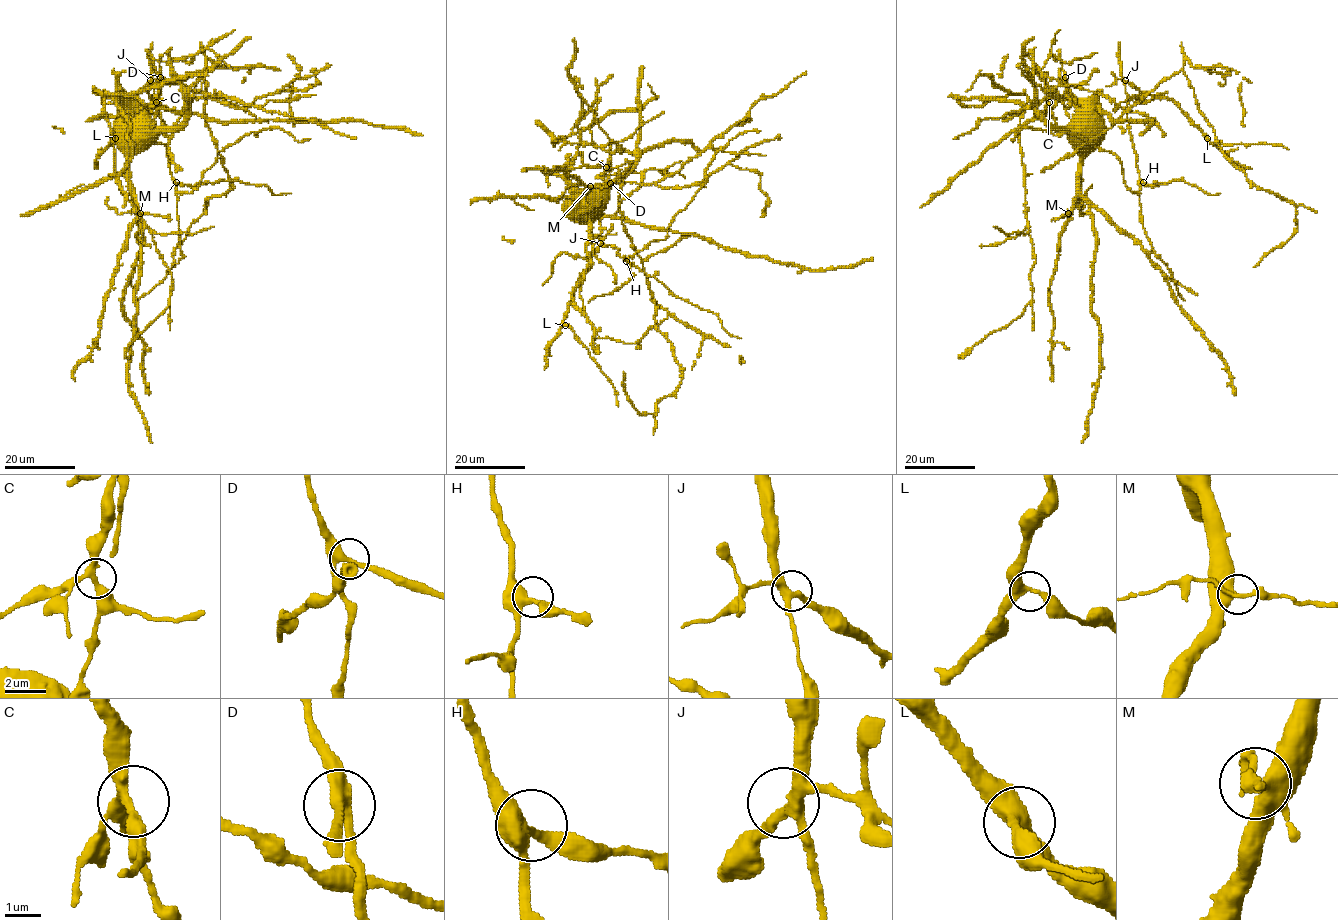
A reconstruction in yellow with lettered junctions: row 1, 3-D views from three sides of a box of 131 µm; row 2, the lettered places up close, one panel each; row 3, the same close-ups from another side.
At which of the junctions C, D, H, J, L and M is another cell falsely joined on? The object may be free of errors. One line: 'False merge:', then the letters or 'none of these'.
False merge: M

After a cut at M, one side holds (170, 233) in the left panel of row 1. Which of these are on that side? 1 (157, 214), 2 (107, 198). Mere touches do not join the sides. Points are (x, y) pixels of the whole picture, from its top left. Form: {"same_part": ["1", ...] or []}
{"same_part": []}

